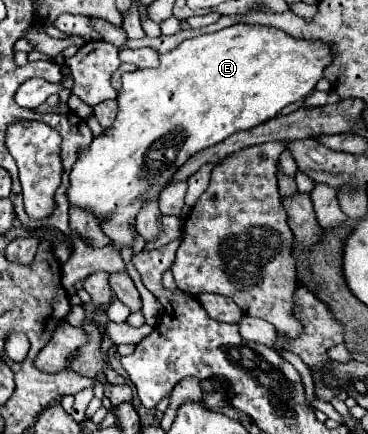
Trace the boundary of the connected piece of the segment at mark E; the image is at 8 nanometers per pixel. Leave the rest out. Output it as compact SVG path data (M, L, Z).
M232 25L212 35L198 35L182 41L174 51L160 55L160 67L124 73L116 121L110 129L102 131L102 135L94 137L88 147L78 151L78 159L70 171L70 187L66 191L70 205L94 213L116 251L132 247L136 241L136 215L144 201L158 199L180 165L232 133L276 117L286 105L312 93L330 61L330 49L320 41L298 41L284 31L262 25Z

